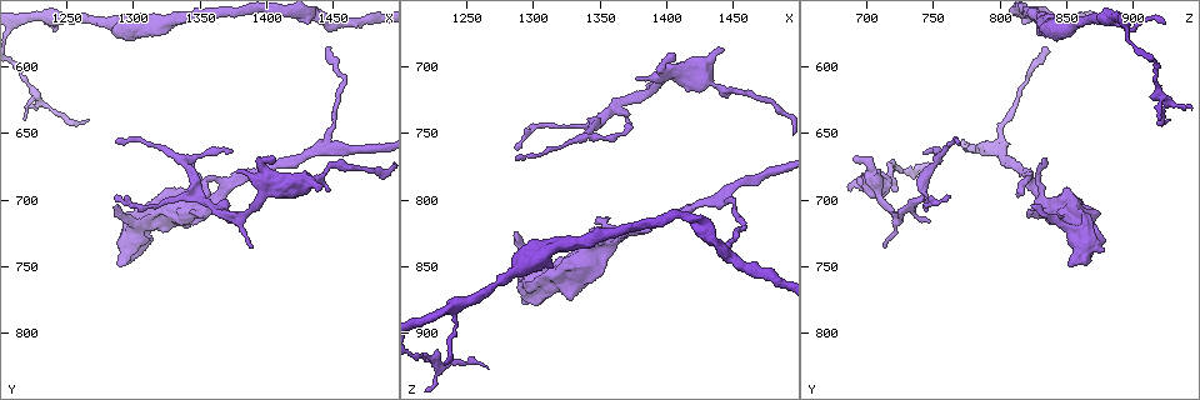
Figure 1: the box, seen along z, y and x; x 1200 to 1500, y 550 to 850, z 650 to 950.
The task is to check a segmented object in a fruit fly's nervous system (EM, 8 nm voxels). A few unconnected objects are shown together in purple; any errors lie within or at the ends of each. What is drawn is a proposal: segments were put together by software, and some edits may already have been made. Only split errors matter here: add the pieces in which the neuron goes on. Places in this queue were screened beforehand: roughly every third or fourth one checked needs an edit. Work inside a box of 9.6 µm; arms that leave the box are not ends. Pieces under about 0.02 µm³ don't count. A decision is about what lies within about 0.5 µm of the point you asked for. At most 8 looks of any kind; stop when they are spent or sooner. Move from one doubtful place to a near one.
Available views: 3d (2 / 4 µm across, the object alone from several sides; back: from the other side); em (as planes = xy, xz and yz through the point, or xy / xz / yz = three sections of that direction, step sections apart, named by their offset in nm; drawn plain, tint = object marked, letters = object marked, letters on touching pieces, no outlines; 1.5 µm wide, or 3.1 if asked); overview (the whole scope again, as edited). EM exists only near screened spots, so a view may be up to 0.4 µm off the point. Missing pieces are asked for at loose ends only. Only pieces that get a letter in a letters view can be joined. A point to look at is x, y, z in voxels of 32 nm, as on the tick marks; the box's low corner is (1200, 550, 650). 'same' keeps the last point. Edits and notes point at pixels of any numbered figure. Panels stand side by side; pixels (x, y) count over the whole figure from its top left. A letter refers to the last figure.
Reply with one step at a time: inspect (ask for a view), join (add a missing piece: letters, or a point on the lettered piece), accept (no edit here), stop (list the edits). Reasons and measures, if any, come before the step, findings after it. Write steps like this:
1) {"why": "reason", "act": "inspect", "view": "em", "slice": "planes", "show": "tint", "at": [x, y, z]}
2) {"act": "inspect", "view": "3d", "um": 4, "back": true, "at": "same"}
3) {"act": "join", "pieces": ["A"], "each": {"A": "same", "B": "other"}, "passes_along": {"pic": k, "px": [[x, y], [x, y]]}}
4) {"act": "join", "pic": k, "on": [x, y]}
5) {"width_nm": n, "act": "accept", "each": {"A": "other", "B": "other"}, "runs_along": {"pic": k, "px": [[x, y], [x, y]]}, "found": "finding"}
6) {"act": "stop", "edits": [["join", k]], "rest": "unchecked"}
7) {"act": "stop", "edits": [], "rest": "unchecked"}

{"why": "free end", "act": "inspect", "view": "em", "slice": "planes", "show": "letters", "at": [1372, 702, 736]}

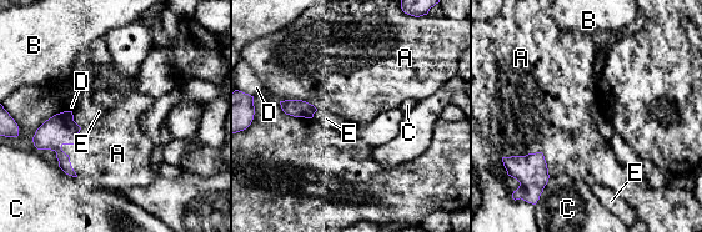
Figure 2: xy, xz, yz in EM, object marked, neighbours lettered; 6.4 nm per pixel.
{"act": "accept", "each": {"A": "other", "B": "other", "C": "other", "D": "other", "E": "other"}, "border": {"pic": 2, "px": [[71, 111], [73, 120], [80, 127]]}, "found": "none of them fits"}

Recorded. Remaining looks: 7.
{"why": "an open end", "act": "inspect", "view": "3d", "um": 2, "at": [1354, 696, 810]}

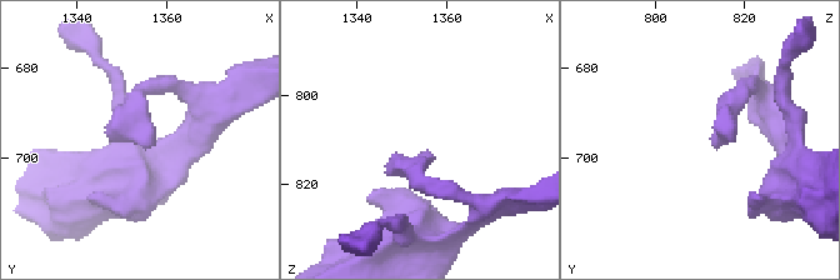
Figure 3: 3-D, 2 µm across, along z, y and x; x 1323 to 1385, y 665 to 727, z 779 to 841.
{"why": "shape alone is not enough", "act": "inspect", "view": "em", "slice": "planes", "show": "letters", "at": [1353, 696, 812]}

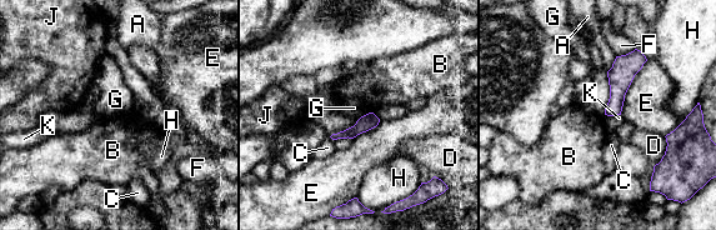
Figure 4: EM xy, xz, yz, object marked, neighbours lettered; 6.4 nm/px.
{"width_nm": 100, "act": "accept", "each": {"A": "other", "B": "other", "C": "other", "D": "other", "E": "other", "F": "other", "G": "other", "H": "other", "J": "other", "K": "other"}, "runs_along": {"pic": 4, "px": [[636, 53], [620, 76], [610, 113]]}, "found": "no lettered piece goes on from it"}

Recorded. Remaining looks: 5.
{"why": "an open end", "act": "inspect", "view": "3d", "um": 2, "at": [1444, 690, 688]}

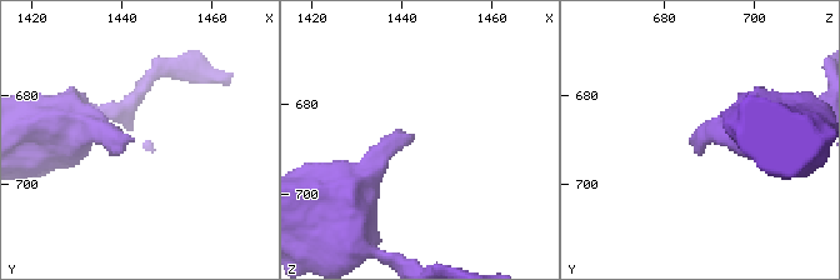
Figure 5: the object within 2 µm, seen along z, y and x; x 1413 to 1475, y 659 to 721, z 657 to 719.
{"why": "now the EM", "act": "inspect", "view": "em", "slice": "planes", "show": "letters", "at": [1442, 691, 687]}

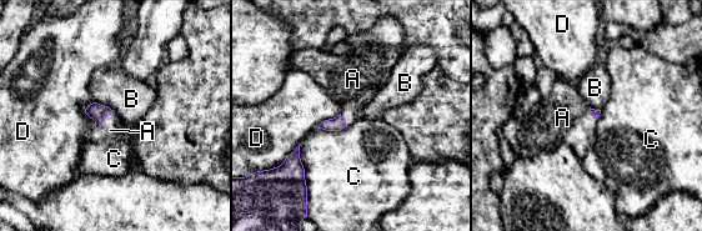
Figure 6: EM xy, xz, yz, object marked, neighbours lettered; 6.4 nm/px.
{"longest_contact_nm": ["C", 320], "act": "join", "pieces": ["A"], "each": {"A": "same", "B": "other", "C": "other", "D": "other"}, "passes_along": {"pic": 6, "px": [[98, 113], [104, 119], [110, 130]]}, "found": "it goes on there"}

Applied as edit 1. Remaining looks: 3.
{"act": "stop", "edits": [["join", 6]], "rest": "unchecked"}

